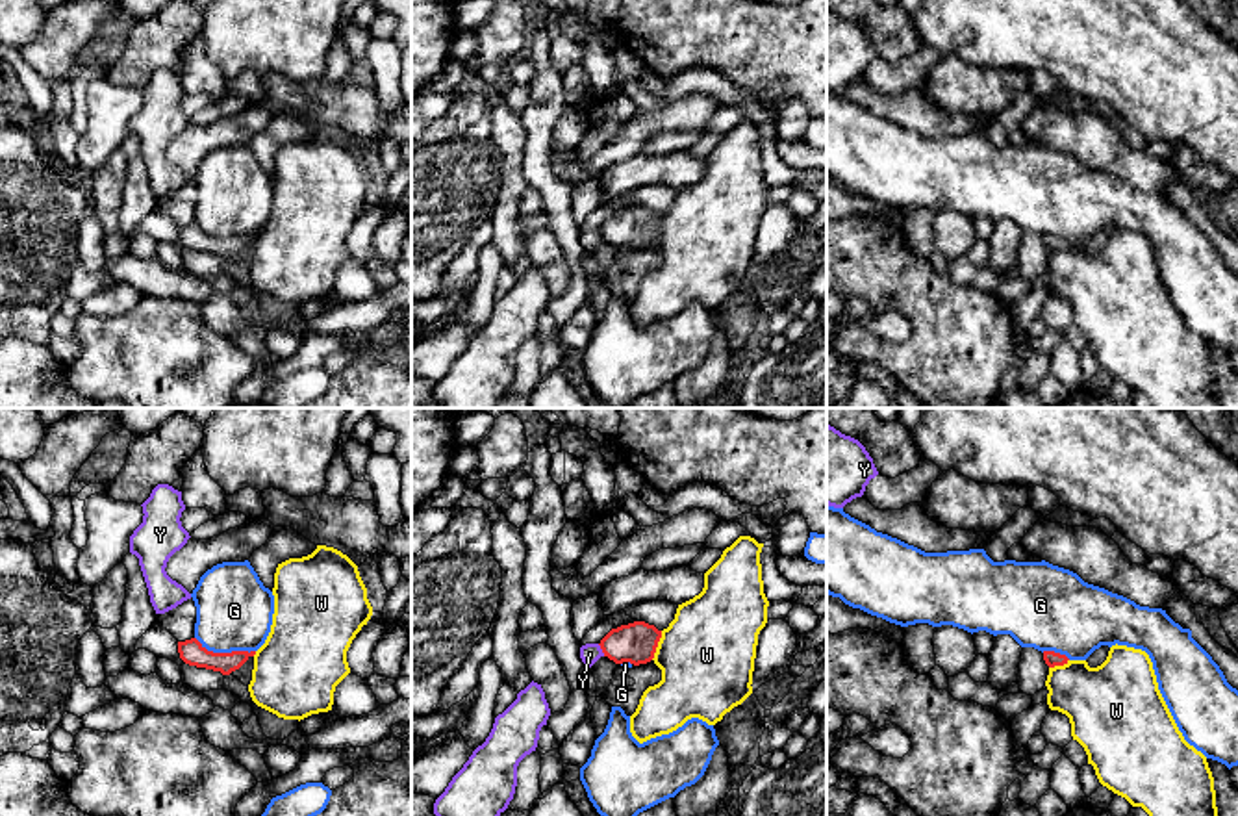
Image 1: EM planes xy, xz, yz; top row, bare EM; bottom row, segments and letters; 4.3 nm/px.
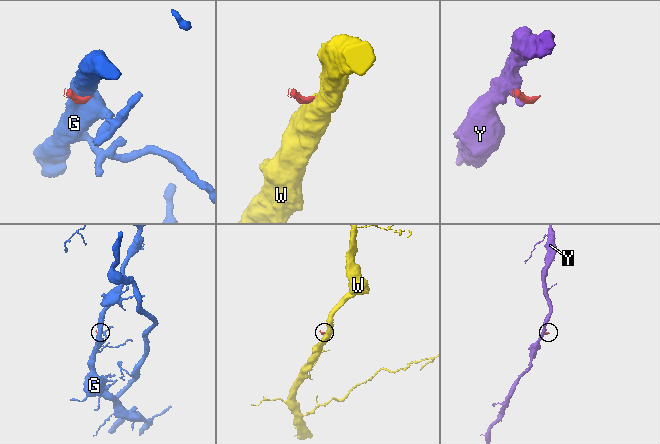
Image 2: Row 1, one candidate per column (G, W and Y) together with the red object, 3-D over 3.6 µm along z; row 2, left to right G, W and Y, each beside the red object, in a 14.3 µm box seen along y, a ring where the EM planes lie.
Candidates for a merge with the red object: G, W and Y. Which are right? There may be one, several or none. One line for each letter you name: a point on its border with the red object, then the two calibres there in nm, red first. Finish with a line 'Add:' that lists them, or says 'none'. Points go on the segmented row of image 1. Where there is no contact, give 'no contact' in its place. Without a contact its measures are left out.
Add: none

